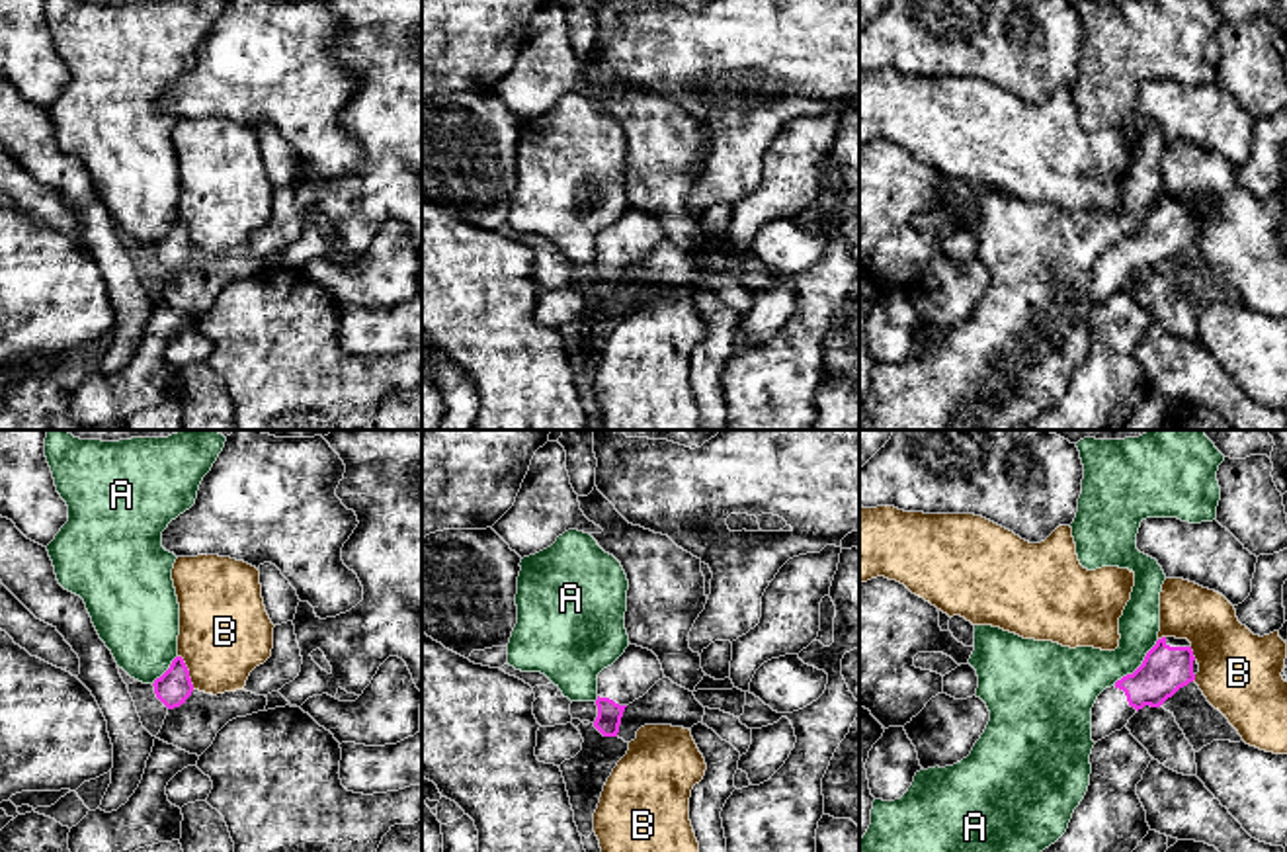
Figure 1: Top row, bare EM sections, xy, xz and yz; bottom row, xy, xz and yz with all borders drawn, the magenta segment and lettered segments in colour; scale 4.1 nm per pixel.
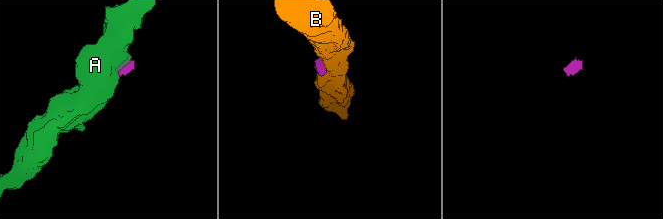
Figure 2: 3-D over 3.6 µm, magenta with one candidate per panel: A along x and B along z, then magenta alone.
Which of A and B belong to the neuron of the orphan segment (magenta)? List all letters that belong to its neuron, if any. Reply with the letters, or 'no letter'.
no letter

